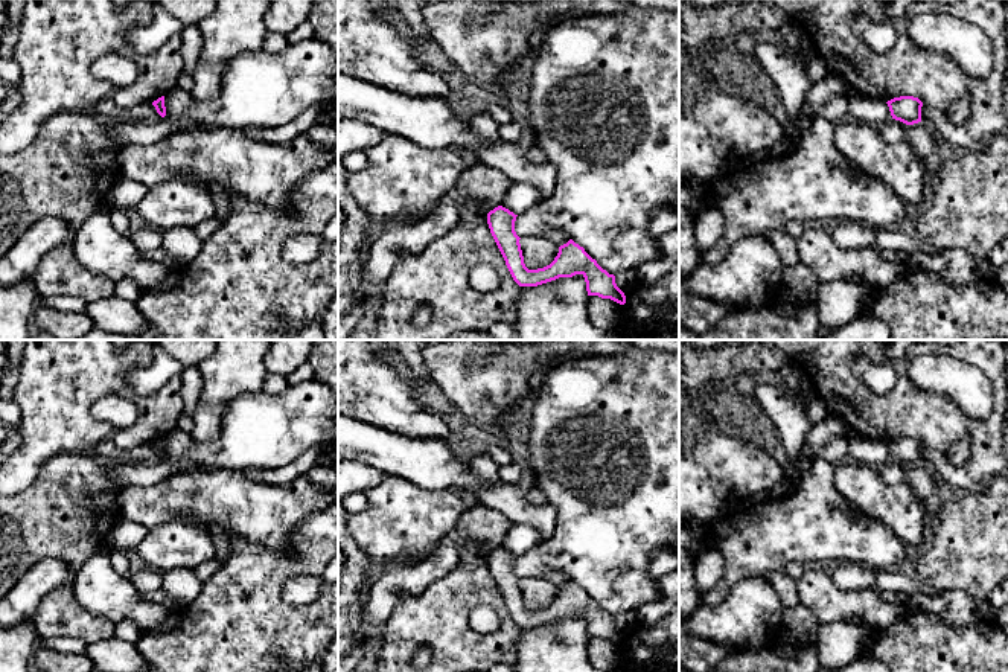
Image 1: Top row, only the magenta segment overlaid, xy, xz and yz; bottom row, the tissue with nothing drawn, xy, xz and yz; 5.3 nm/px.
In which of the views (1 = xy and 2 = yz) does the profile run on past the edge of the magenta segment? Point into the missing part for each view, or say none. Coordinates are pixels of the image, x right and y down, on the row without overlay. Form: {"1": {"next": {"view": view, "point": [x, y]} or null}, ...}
{"1": {"next": null}, "2": {"next": null}}

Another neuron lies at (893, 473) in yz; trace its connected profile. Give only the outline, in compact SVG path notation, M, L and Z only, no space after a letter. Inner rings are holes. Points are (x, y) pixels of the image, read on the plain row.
M892 460L892 462L880 466L879 472L880 472L885 483L895 485L895 483L903 482L906 468L908 468L906 465Z

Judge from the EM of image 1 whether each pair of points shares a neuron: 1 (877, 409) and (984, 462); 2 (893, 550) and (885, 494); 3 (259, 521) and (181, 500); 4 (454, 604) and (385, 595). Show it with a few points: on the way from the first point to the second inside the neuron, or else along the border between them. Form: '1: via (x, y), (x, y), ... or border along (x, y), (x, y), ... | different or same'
1: via (909, 413), (972, 430) | same
2: border along (858, 511), (876, 517), (911, 552) | different
3: via (239, 505), (230, 500), (201, 500) | same
4: border along (431, 582), (416, 595), (402, 593), (381, 628) | different

